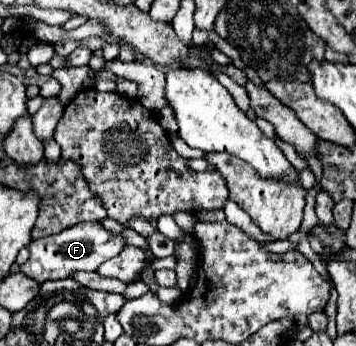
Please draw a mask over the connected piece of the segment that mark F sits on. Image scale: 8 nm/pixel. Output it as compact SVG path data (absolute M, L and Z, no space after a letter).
M101 223L73 225L71 229L65 229L63 233L31 241L31 245L27 247L29 259L21 265L21 271L27 277L33 277L37 283L45 283L49 279L65 279L73 271L97 271L103 261L121 253L125 245L127 243L121 235L113 235Z

